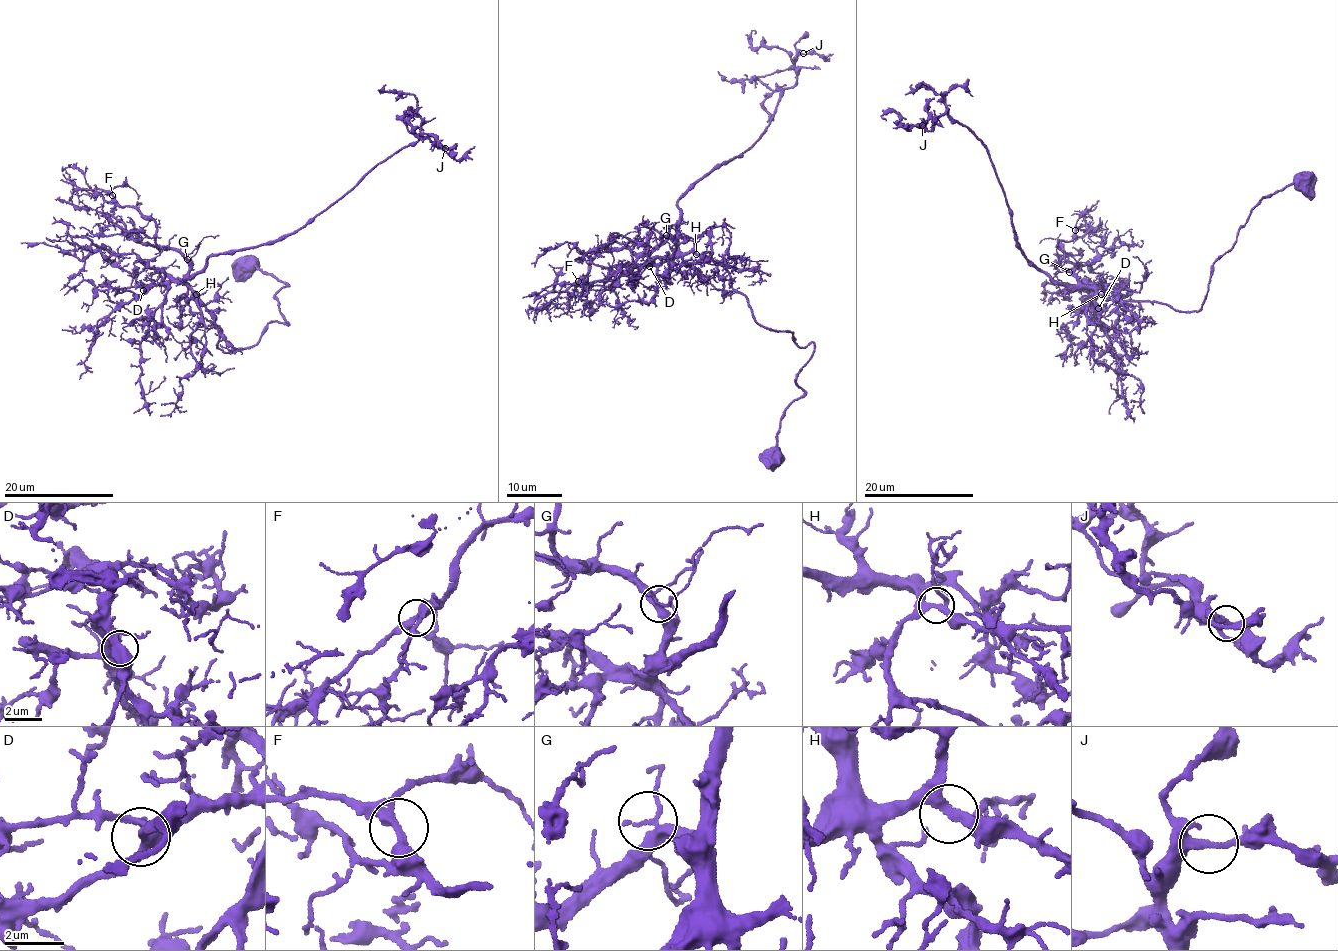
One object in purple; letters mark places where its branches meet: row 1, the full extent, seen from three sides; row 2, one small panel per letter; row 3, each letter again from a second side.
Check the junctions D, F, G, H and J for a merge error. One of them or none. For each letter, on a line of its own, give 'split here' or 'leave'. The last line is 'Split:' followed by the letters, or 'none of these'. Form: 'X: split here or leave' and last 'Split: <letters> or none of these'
D: leave
F: leave
G: leave
H: leave
J: leave
Split: none of these

